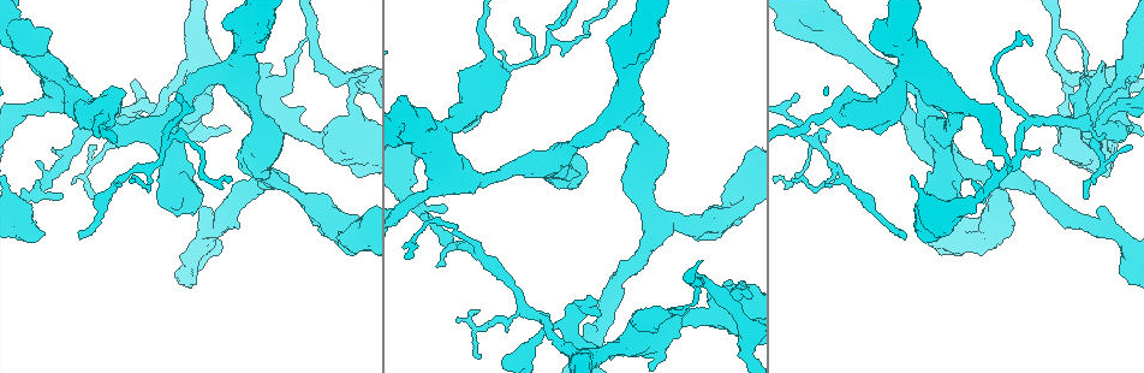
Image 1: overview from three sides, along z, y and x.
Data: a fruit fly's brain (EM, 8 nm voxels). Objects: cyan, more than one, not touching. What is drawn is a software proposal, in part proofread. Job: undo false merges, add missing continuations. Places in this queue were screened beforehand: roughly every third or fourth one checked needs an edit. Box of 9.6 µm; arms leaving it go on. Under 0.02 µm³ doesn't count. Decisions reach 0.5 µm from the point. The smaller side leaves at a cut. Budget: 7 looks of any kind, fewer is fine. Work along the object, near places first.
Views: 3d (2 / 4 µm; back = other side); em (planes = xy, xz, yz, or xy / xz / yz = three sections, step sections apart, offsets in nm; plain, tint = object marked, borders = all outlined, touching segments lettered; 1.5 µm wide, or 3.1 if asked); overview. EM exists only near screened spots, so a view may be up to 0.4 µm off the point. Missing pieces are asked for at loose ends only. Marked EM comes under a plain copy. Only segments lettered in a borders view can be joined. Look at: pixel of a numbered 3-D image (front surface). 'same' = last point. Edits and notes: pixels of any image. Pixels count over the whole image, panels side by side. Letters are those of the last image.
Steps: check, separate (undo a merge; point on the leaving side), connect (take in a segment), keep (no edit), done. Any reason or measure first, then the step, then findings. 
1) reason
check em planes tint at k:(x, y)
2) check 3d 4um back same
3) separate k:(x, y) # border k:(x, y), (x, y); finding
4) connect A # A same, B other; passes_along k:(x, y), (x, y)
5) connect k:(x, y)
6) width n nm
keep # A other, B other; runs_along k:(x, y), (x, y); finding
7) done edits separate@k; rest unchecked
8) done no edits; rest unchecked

tapers out
check em xy step 8 borders at 1:(80, 235)

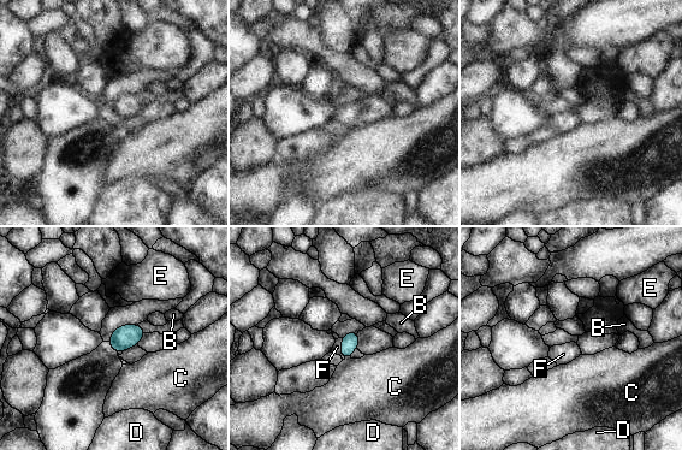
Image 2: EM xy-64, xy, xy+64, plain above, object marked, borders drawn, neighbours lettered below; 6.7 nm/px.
width 120 nm
connect F # B other, C other, D other, E other, F same; passes_along 2:(350, 342), (340, 349), (337, 347); it goes on there

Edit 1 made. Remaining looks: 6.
check overview

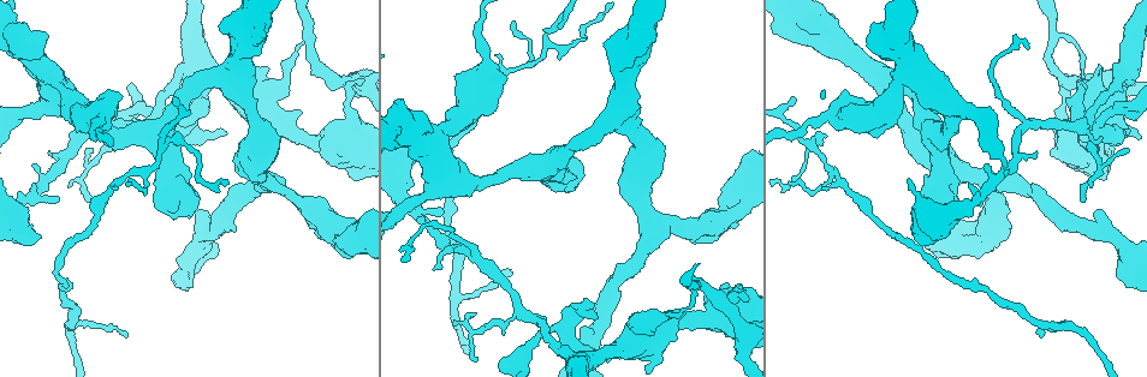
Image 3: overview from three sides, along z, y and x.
free end
check em planes borders at 3:(984, 165)

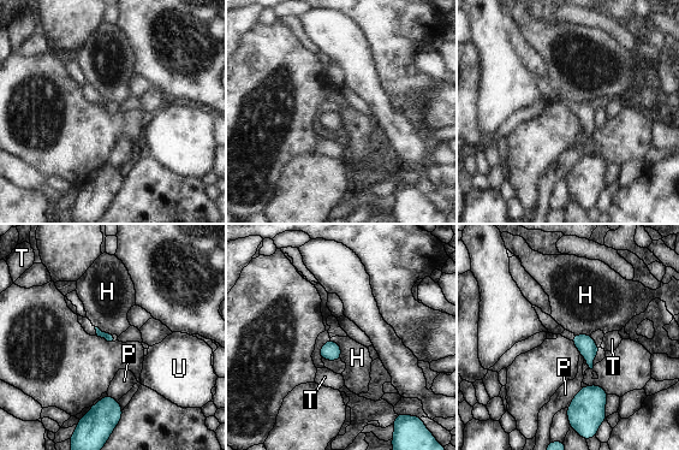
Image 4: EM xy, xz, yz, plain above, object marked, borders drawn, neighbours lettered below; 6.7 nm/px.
longest_contact P 170 nm
keep # H other, P other, T other, U other; none of them fits

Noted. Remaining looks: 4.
branch stops here
check em planes borders at 3:(510, 275)

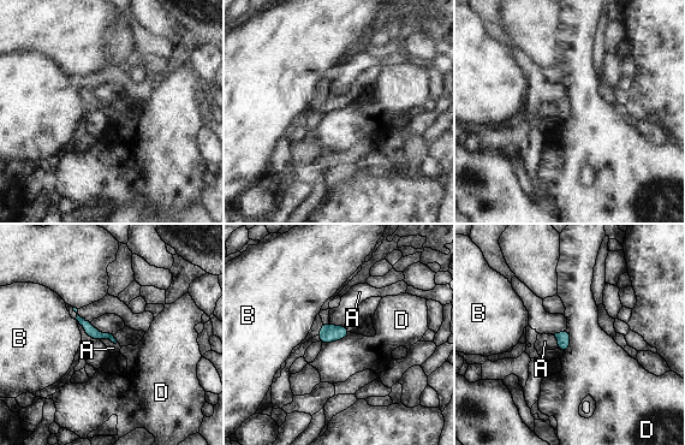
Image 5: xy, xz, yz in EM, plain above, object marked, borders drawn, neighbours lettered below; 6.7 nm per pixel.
connect A # A same, B other, D other; passes_along 5:(90, 331), (108, 338), (113, 348); it goes on there

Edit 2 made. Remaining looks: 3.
done edits connect@2, connect@5; rest unchecked

